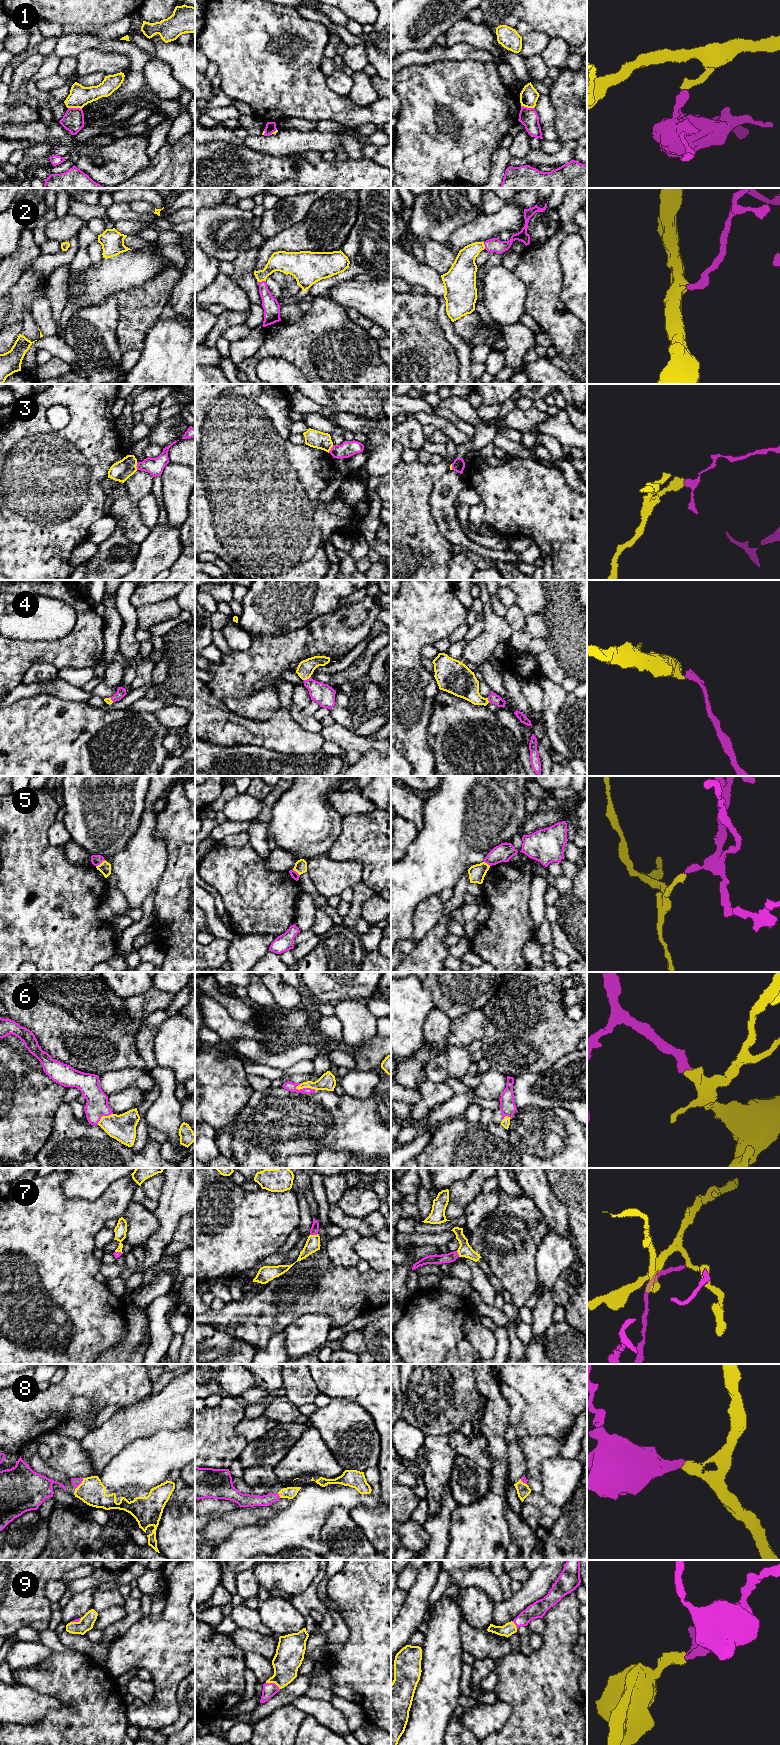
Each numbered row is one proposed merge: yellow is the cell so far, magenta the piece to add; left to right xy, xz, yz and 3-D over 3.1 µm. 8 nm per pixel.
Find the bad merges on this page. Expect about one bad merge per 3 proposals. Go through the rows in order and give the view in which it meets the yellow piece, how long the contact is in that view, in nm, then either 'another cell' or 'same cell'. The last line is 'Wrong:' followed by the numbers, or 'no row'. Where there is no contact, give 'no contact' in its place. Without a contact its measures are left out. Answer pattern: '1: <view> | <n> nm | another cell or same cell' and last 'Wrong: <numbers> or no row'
1: xy | 110 nm | another cell
2: xz | 70 nm | same cell
3: xy | 60 nm | another cell
4: xz | 70 nm | same cell
5: xy | 90 nm | another cell
6: xz | 170 nm | same cell
7: xz | 70 nm | same cell
8: xy | 120 nm | same cell
9: xz | 130 nm | same cell
Wrong: 1, 3, 5

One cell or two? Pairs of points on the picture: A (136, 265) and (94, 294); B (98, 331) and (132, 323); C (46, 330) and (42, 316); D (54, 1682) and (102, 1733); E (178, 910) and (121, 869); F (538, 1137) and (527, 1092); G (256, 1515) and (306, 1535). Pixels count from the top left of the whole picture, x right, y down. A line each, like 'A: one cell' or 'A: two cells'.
A: one cell
B: two cells
C: one cell
D: one cell
E: two cells
F: two cells
G: two cells

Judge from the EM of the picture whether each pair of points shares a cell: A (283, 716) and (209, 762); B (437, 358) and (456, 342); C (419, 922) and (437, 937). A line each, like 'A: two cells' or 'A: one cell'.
A: two cells
B: two cells
C: two cells

